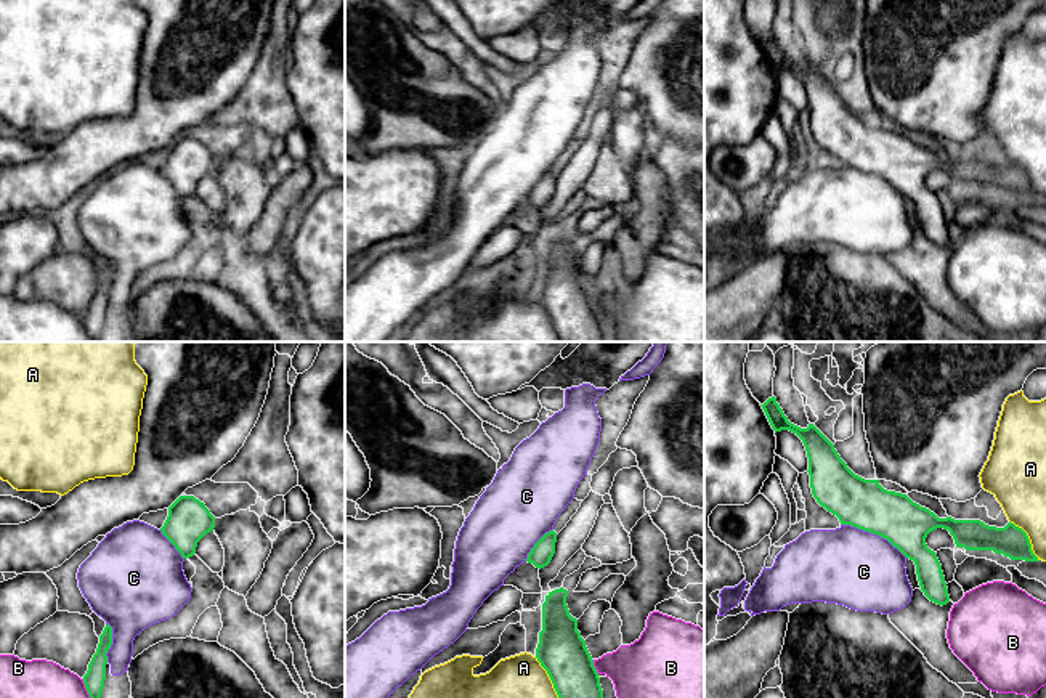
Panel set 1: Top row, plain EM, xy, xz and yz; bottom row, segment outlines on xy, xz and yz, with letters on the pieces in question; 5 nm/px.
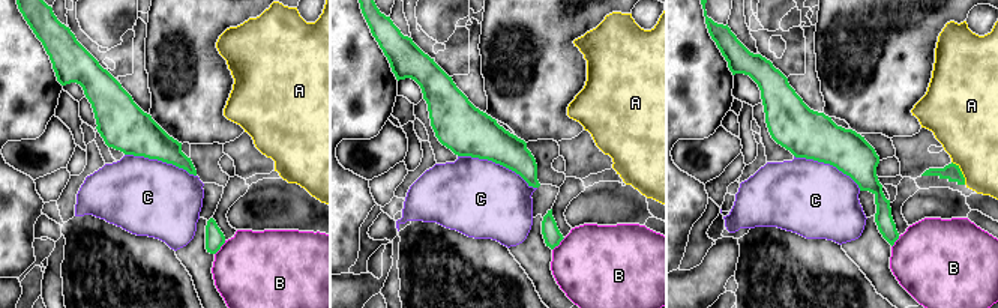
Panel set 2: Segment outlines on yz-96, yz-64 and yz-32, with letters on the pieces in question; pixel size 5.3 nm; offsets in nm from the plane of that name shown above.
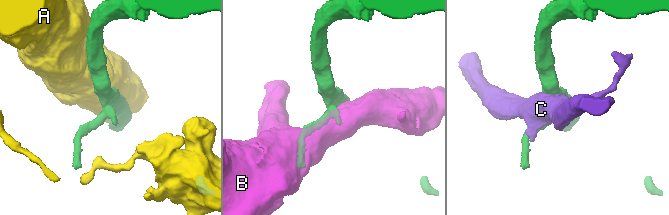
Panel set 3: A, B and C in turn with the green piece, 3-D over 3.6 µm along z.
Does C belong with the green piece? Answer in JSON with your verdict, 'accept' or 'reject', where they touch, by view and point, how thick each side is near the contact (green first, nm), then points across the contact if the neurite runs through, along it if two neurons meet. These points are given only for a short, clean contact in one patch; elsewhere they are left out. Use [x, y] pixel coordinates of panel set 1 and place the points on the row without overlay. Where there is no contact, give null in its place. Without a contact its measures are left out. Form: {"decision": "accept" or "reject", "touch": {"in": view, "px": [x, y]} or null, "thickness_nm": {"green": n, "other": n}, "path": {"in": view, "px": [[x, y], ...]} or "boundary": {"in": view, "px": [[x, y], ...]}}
{"decision": "reject", "touch": {"in": "yz", "px": [875, 174]}, "thickness_nm": {"green": 240, "other": 400}}

